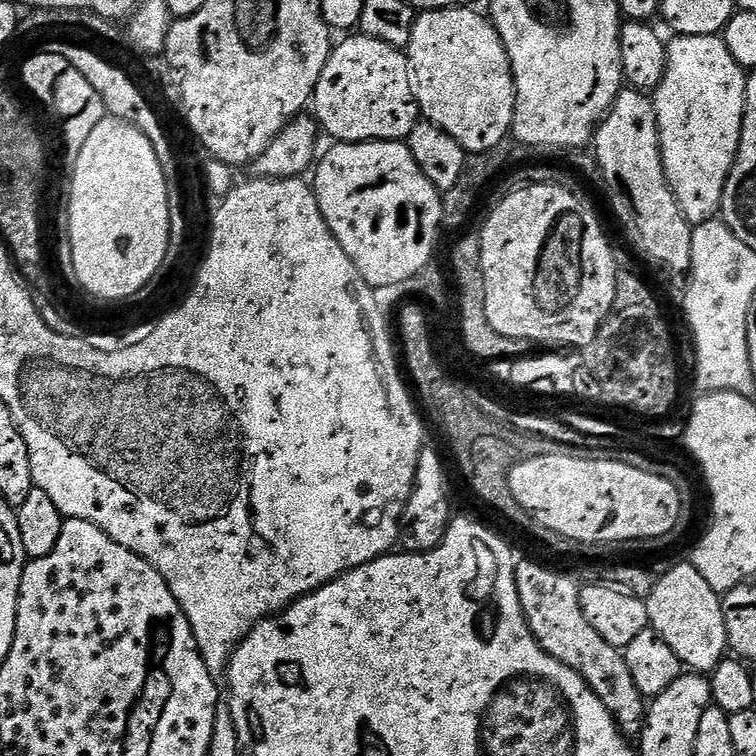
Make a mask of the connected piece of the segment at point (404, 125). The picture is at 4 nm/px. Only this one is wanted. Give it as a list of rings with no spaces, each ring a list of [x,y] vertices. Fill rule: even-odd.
[[[352,34],[341,40],[344,41],[333,47],[318,78],[314,97],[317,125],[327,135],[329,132],[333,141],[346,144],[365,144],[367,140],[403,141],[422,116],[407,55],[363,34]]]

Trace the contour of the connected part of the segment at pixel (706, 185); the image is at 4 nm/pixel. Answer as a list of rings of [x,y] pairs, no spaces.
[[[673,35],[671,39],[666,44],[668,61],[664,67],[664,76],[654,90],[660,153],[670,190],[688,223],[695,226],[706,223],[719,213],[726,178],[736,161],[736,151],[740,145],[748,78],[745,69],[734,62],[734,54],[726,50],[719,35]]]

